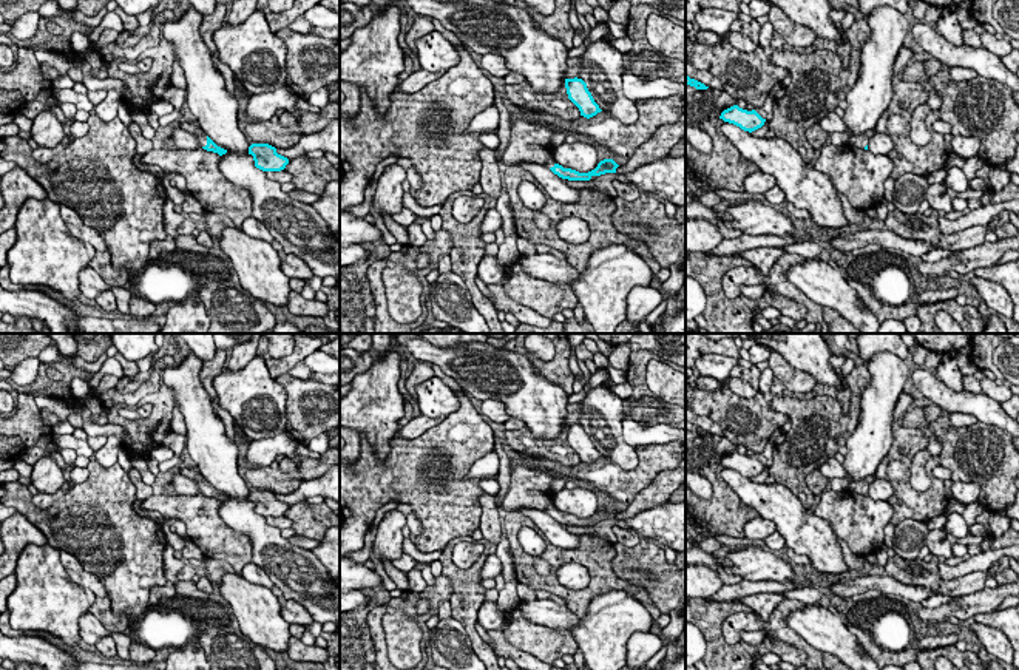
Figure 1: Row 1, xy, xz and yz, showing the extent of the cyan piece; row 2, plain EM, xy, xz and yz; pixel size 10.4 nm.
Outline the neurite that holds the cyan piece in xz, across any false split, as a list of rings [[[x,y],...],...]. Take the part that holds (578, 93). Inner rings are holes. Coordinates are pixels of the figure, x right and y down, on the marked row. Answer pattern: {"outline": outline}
{"outline": [[[565,79],[565,88],[568,99],[579,108],[581,116],[590,119],[602,111],[582,79]]]}

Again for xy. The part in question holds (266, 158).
{"outline": [[[252,144],[249,154],[253,156],[255,167],[262,171],[281,171],[289,164],[289,159],[278,154],[276,148],[269,144]]]}

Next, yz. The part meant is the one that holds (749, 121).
{"outline": [[[733,105],[724,110],[719,119],[729,124],[733,124],[749,133],[761,128],[766,122],[766,119],[763,119],[755,110],[747,111],[740,108],[738,105]]]}

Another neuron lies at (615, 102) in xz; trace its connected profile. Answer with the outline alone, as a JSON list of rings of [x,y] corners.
[[[590,34],[584,43],[587,48],[579,56],[581,79],[587,83],[594,102],[624,125],[636,124],[639,117],[636,102],[627,99],[622,91],[622,52],[604,39],[591,42]]]

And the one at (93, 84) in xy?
[[[76,56],[74,57],[74,66],[77,66],[82,71],[83,83],[88,88],[88,91],[96,90],[114,90],[120,99],[130,96],[130,91],[125,88],[125,83],[119,79],[97,79],[90,74],[91,65],[88,63],[86,57]]]

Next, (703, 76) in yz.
[[[686,60],[686,74],[690,79],[695,79],[695,80],[704,83],[709,88],[726,91],[723,82],[716,76],[713,76],[710,71],[695,68],[687,60]]]

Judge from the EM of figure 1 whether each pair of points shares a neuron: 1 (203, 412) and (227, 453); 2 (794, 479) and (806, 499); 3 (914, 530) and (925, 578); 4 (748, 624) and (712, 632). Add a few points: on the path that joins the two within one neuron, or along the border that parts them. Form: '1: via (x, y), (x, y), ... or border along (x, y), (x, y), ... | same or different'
1: via (203, 422), (206, 431), (218, 443) | same
2: via (795, 483), (805, 494) | same
3: border along (896, 553), (907, 559), (917, 558) | different
4: border along (737, 613), (723, 622), (723, 638), (731, 646) | different

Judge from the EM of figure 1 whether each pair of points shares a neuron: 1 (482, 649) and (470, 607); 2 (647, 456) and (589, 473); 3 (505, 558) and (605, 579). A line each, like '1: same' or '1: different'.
1: same
2: same
3: different

